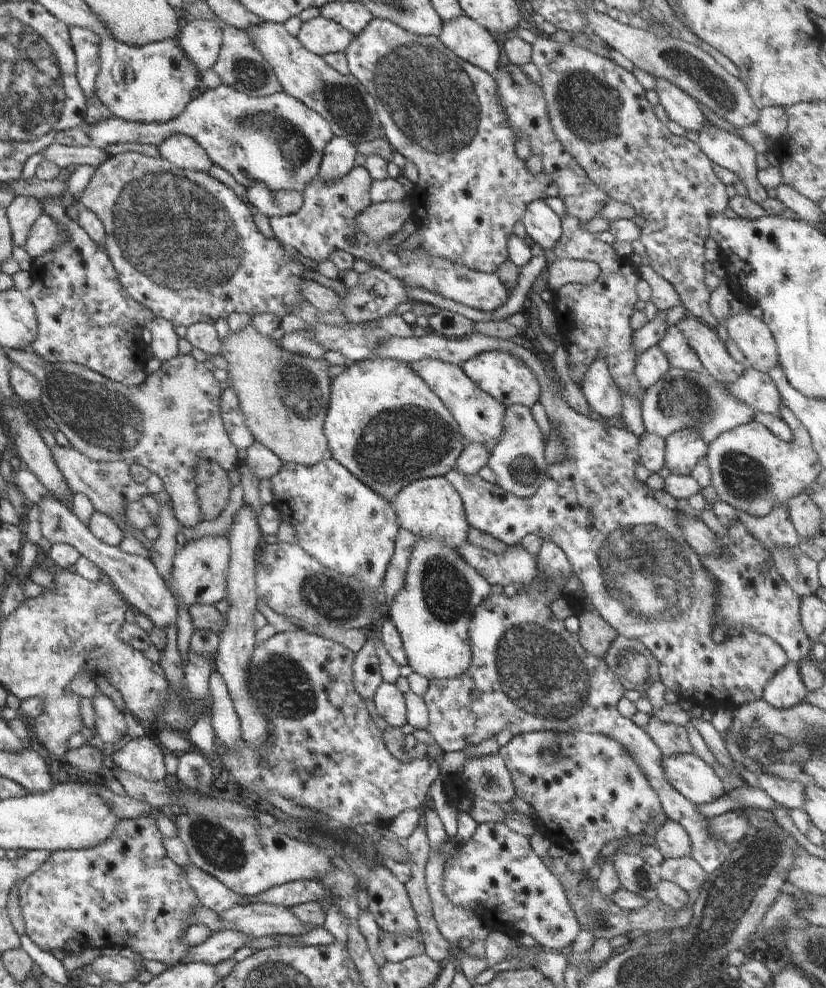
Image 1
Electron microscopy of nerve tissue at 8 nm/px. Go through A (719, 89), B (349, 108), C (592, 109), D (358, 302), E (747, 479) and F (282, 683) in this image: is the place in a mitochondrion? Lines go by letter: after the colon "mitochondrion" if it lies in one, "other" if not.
A: mitochondrion
B: mitochondrion
C: mitochondrion
D: other
E: mitochondrion
F: mitochondrion

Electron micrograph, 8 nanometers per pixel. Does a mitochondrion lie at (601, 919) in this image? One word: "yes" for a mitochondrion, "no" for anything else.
yes

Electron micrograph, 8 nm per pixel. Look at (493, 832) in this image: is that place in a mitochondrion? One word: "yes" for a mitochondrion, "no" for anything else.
no

